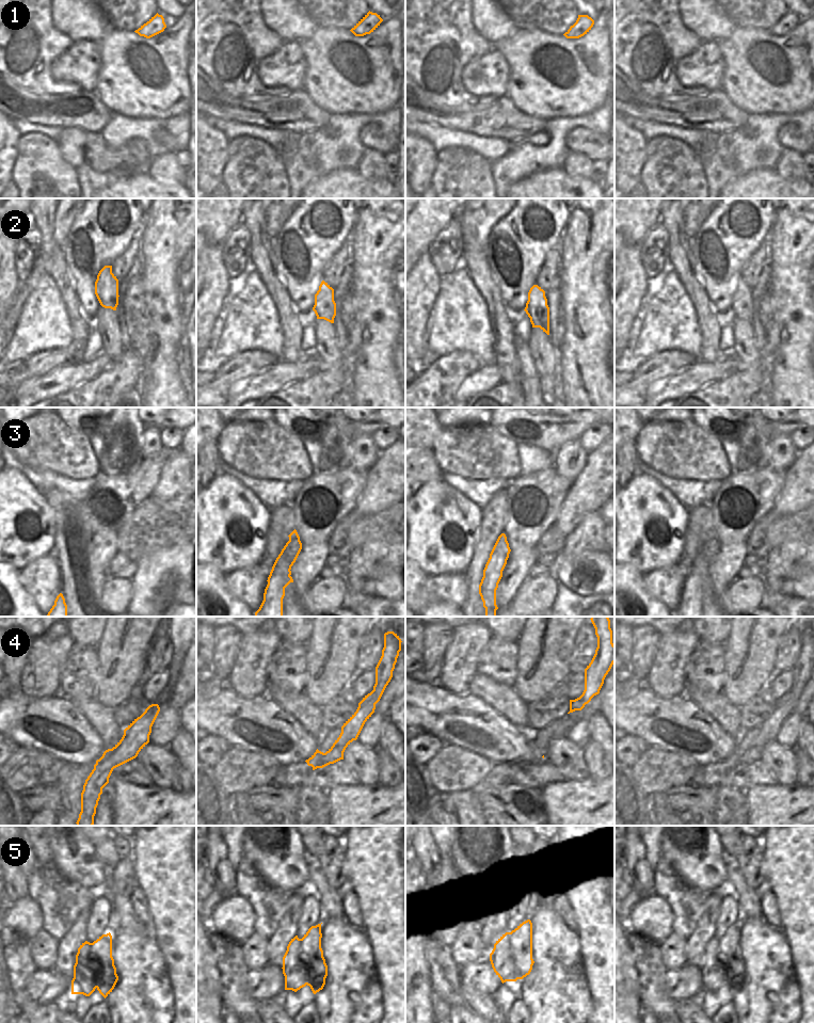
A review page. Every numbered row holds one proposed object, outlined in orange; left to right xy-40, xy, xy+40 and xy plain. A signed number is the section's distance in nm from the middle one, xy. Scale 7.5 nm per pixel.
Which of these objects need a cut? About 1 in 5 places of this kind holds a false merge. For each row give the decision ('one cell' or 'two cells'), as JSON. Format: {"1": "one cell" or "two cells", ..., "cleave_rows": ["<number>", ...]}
{"1": "one cell", "2": "one cell", "3": "one cell", "4": "one cell", "5": "two cells", "cleave_rows": ["5"]}

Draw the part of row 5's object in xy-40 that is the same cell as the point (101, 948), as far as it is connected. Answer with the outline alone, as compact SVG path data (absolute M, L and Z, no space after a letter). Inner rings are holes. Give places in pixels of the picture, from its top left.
M102 934L91 946L90 964L95 964L94 978L99 980L97 990L106 998L114 989L118 976L112 957L112 936Z

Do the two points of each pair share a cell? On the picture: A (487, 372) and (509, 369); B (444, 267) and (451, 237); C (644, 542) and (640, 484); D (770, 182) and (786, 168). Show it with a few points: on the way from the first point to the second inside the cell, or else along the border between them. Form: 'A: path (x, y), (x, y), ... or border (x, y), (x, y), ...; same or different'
A: border (494, 363), (501, 376), (503, 382); different
B: path (445, 259), (447, 244); same
C: path (643, 528), (643, 509), (639, 505), (640, 498); same
D: border (773, 169), (778, 174), (786, 178), (802, 179); different

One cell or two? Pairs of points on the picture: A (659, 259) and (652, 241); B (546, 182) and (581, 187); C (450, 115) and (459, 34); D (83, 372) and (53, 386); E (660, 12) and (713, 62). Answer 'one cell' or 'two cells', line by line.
A: one cell
B: one cell
C: two cells
D: one cell
E: two cells

